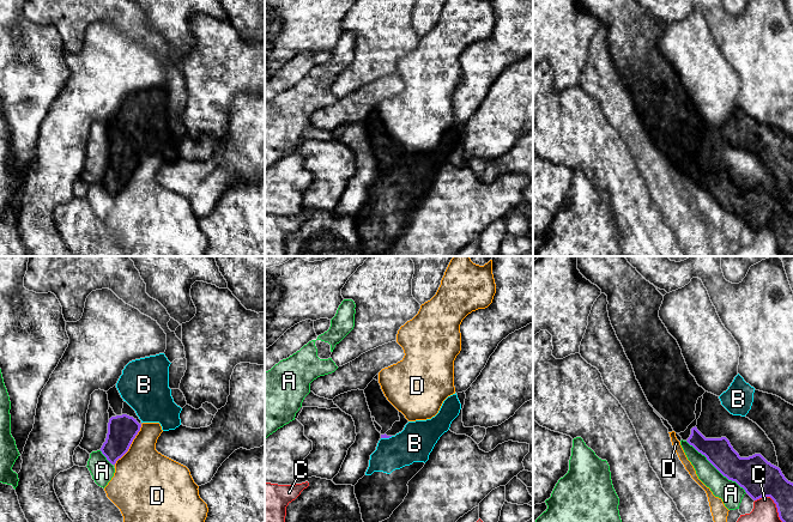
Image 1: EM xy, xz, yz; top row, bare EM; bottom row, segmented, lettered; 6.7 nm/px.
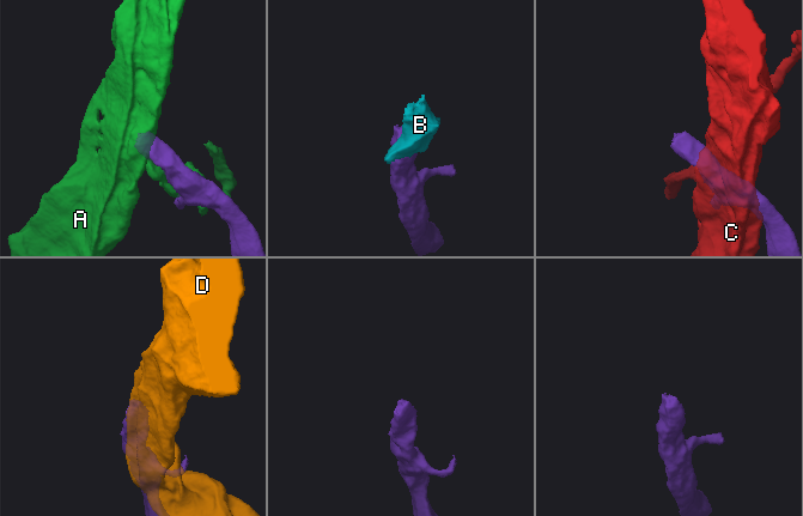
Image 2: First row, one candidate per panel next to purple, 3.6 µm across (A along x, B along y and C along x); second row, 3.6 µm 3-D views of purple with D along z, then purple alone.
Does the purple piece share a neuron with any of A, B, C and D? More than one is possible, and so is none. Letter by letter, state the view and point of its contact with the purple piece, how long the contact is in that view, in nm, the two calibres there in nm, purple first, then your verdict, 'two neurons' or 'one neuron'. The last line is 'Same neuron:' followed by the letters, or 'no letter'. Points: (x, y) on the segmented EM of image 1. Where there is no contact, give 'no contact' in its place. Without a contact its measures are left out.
A: contact yz (716, 468); length 550 nm; calibres 240 and 150 nm; two neurons
B: contact xz (386, 437); length 80 nm; calibres 30 and 240 nm; two neurons
C: contact yz (774, 502); length 240 nm; calibres 240 and 160 nm; two neurons
D: contact xy (131, 443); length 320 nm; calibres 190 and 400 nm; two neurons
Same neuron: no letter

